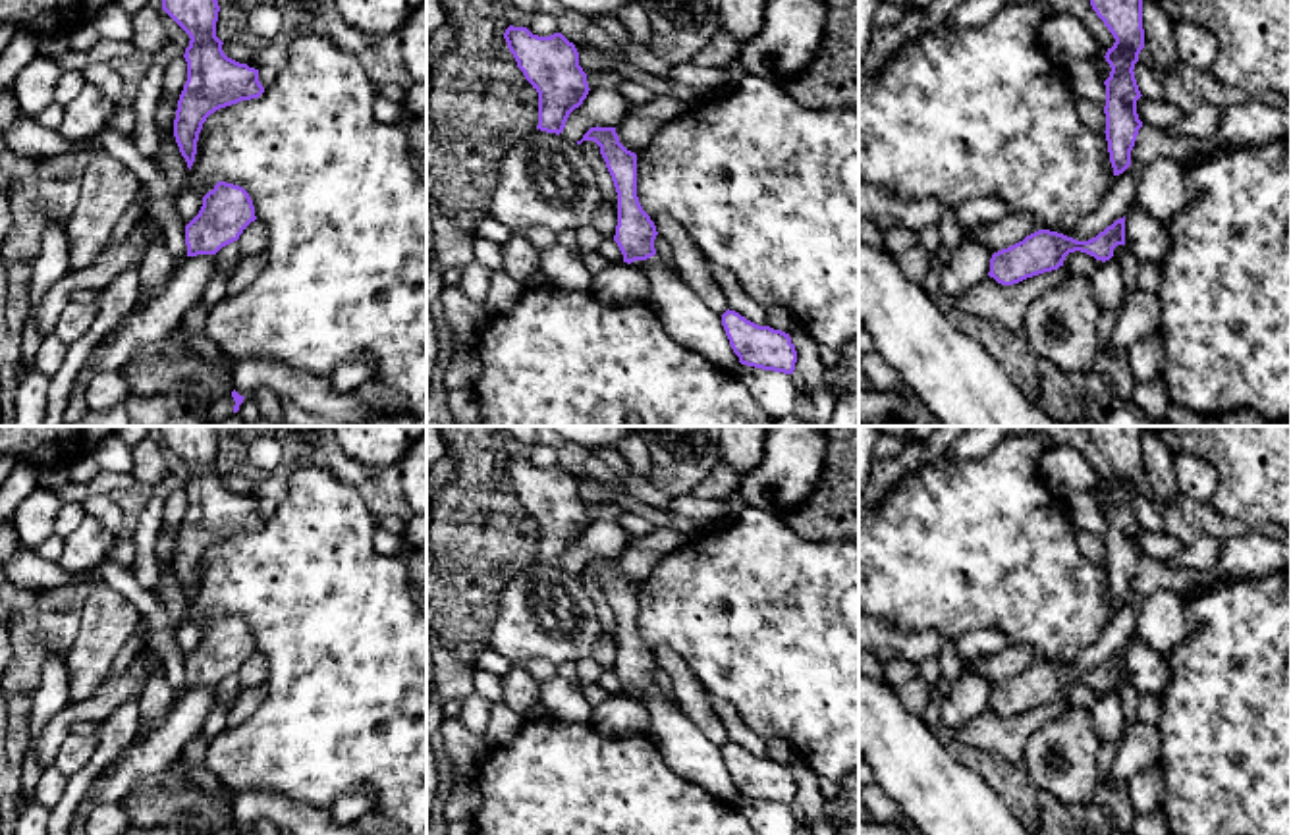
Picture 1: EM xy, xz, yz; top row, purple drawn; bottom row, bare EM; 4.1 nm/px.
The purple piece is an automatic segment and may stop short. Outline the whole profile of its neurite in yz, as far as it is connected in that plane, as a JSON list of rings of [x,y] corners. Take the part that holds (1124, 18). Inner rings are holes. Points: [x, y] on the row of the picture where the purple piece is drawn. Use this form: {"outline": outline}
{"outline": [[[1090,0],[1090,6],[1115,39],[1104,56],[1112,67],[1104,81],[1104,133],[1113,175],[1119,175],[1131,166],[1131,150],[1142,127],[1137,114],[1142,94],[1133,71],[1144,48],[1142,0]]]}

